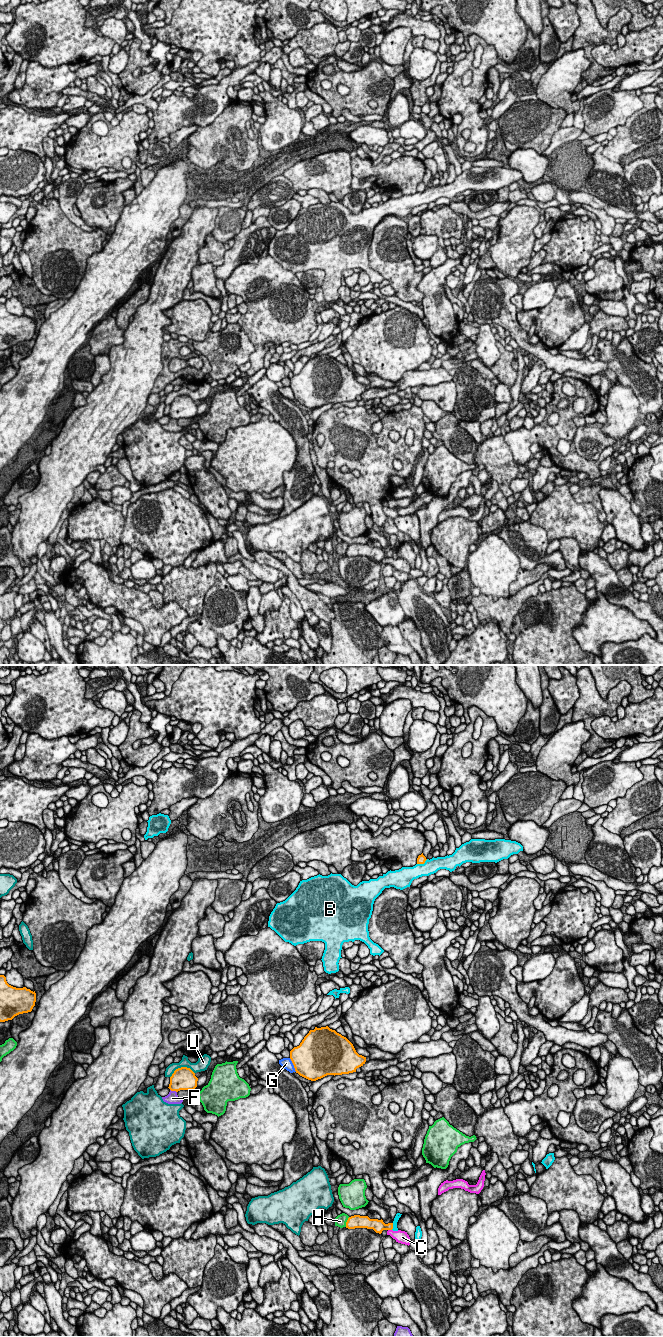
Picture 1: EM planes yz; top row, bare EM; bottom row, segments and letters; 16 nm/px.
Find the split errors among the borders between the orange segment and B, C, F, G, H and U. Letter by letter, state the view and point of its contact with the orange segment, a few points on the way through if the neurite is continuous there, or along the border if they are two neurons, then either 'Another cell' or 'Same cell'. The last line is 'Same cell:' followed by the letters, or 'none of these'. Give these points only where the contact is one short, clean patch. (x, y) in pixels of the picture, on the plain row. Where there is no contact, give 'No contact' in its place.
B: Touches orange at yz (422, 191). Another cell
C: Touches orange at yz (390, 557). Boundary: yz (388, 557), (391, 558). Another cell
F: Touches orange at yz (173, 418). Another cell
G: Touches orange at yz (293, 392). Another cell
H: Touches orange at yz (346, 550). Another cell
U: Touches orange at yz (181, 395). Another cell
Same cell: none of these

